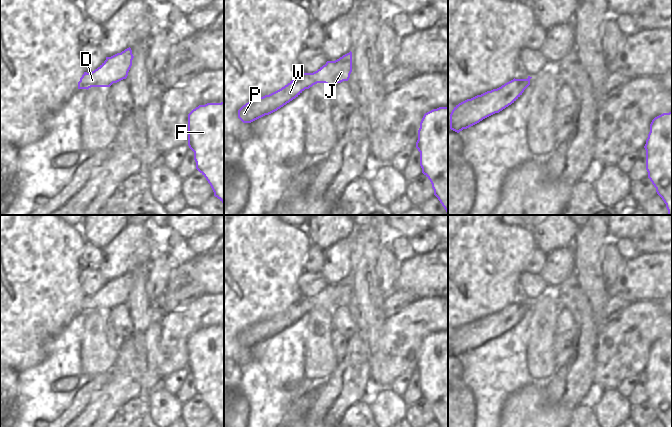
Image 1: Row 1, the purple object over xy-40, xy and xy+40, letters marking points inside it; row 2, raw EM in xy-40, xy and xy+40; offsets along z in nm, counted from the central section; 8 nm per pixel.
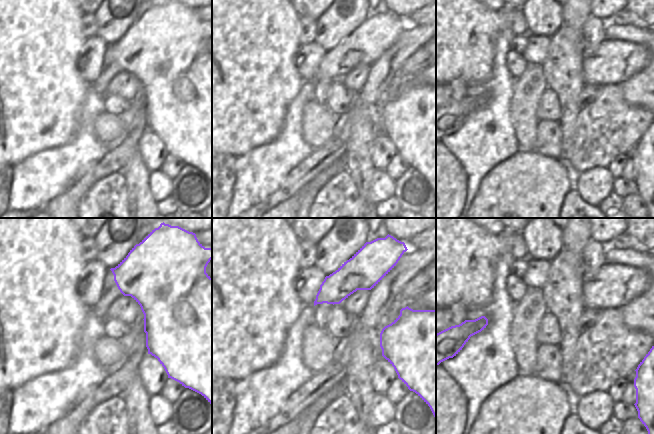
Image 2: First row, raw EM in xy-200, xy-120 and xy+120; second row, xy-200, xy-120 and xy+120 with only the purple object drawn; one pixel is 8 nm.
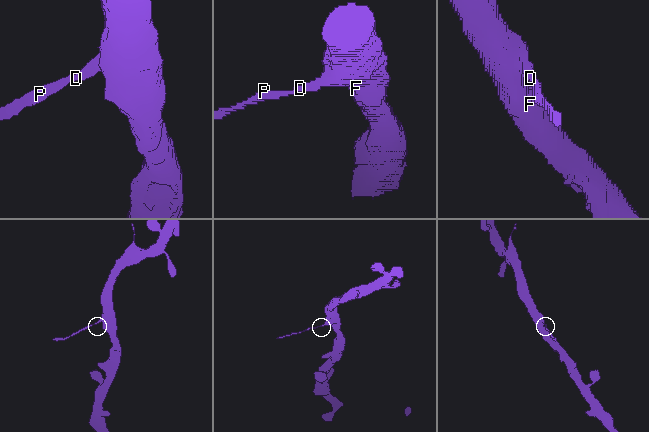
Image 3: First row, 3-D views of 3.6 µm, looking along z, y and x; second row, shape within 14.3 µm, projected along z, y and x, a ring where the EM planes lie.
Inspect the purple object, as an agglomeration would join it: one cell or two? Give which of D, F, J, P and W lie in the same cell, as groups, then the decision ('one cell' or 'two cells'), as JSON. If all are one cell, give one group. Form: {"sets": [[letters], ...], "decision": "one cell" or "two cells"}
{"sets": [["D", "F", "J"], ["P", "W"]], "decision": "two cells"}

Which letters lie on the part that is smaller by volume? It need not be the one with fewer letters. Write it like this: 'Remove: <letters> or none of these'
Remove: P, W

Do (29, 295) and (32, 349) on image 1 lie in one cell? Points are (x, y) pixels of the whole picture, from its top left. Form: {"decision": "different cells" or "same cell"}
{"decision": "same cell"}

